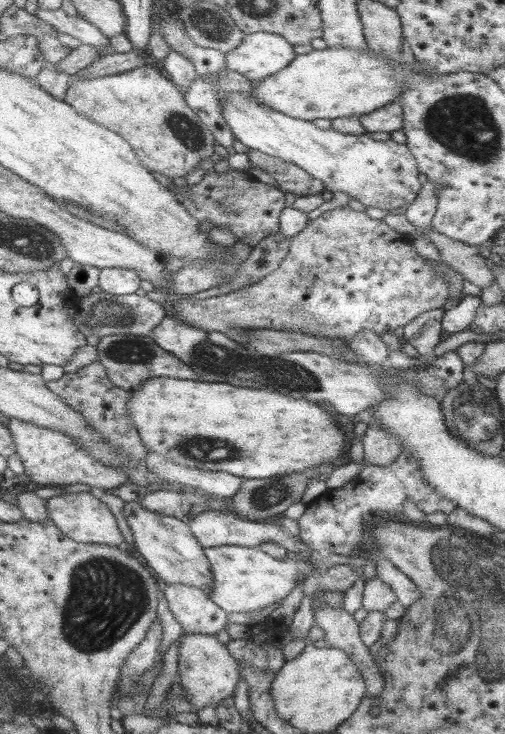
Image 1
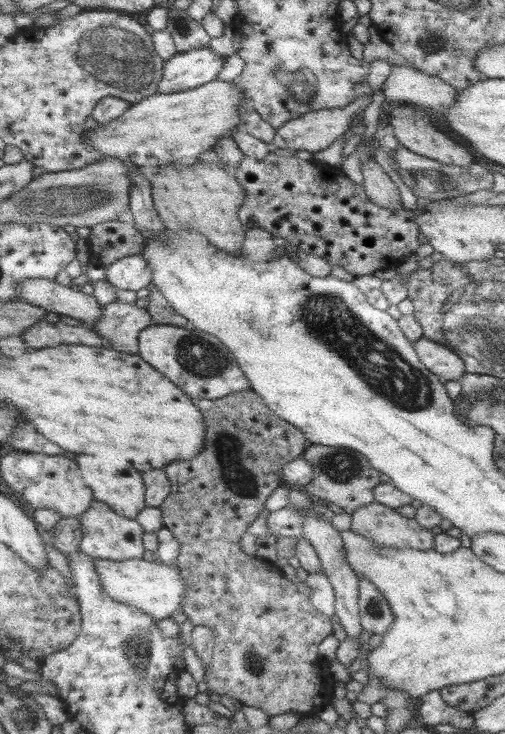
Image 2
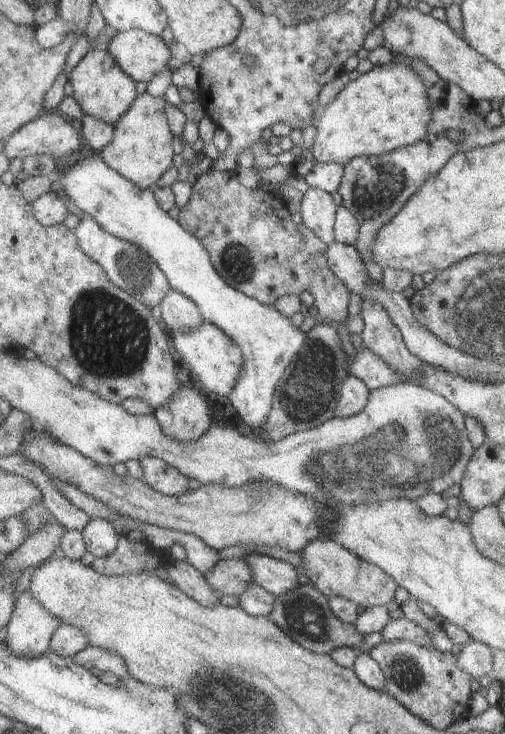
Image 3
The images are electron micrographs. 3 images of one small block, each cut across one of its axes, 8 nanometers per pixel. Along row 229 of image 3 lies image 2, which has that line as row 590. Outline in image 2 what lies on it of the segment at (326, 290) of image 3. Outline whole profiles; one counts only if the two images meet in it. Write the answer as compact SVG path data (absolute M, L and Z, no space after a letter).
M251 389L242 390L241 392L232 392L223 398L215 400L194 399L194 406L202 413L203 422L205 425L204 445L199 454L196 454L191 460L186 462L176 461L165 469L165 474L168 476L170 484L170 492L164 502L158 507L164 527L170 530L176 536L179 543L178 566L180 570L180 578L184 580L184 597L182 597L182 610L188 617L191 623L202 625L210 628L214 632L215 645L212 652L212 658L206 667L206 674L203 682L208 685L208 689L213 690L215 694L222 696L230 696L236 698L246 706L255 706L262 710L270 717L277 714L284 714L290 711L296 711L300 714L310 712L311 708L324 707L331 703L329 698L332 698L332 690L334 690L334 678L328 672L327 668L317 667L318 664L318 645L326 638L333 634L332 623L328 616L324 616L322 612L318 612L312 604L310 604L310 588L305 582L294 584L284 577L281 570L276 569L274 562L264 560L256 555L245 553L239 544L240 538L247 532L248 525L256 519L260 512L265 508L264 504L271 492L281 486L281 475L283 467L302 456L304 450L308 447L307 441L304 439L302 432L279 418L276 413L267 408L267 404L262 401L260 395L256 395Z

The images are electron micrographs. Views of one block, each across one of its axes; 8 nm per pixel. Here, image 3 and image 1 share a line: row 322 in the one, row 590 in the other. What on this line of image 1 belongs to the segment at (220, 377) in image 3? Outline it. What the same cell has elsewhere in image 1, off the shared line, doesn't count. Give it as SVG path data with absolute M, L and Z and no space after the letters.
M138 500L126 502L124 516L134 536L135 548L162 584L189 584L205 593L209 592L209 587L213 585L213 572L204 554L204 547L194 539L188 523L173 516L152 512Z

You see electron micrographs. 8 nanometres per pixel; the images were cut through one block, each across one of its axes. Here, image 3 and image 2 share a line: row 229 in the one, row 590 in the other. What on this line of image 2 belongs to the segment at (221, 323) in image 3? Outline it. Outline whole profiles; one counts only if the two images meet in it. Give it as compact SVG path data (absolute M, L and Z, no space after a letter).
M103 558L94 559L94 570L98 574L100 586L104 592L126 606L134 606L144 614L159 621L175 615L182 610L184 597L184 580L180 578L179 568L166 566L164 562L150 562L143 558L113 561Z

